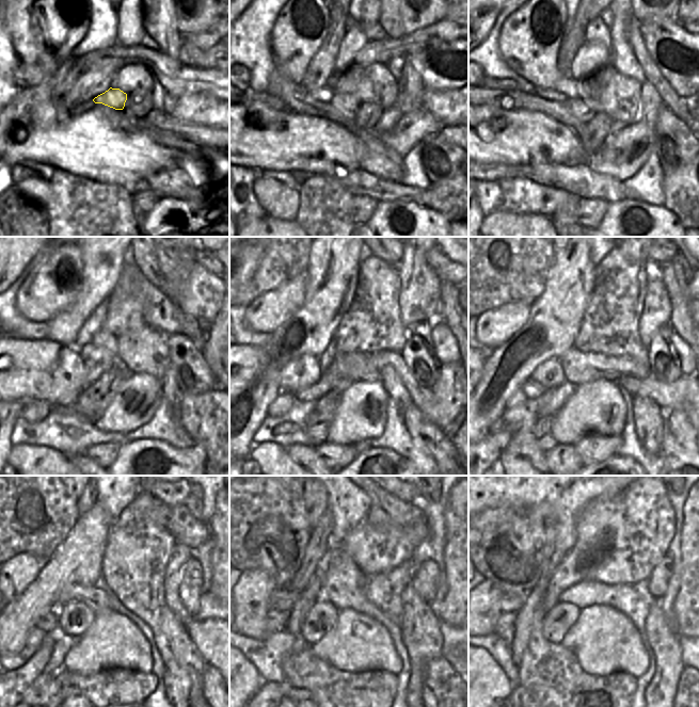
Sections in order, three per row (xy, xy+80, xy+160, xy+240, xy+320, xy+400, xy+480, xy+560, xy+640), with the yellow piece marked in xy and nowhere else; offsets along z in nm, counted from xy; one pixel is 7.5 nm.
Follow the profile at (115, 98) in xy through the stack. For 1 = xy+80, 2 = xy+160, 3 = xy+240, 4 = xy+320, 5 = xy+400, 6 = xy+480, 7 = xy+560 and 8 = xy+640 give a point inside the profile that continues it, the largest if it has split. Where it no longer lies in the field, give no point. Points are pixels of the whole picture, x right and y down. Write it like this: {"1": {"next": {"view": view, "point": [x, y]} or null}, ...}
{"1": {"next": {"view": "xy+80", "point": [347, 105]}}, "2": {"next": {"view": "xy+160", "point": [576, 108]}}, "3": {"next": {"view": "xy+240", "point": [97, 360]}}, "4": {"next": {"view": "xy+320", "point": [331, 375]}}, "5": {"next": {"view": "xy+400", "point": [533, 389]}}, "6": {"next": {"view": "xy+480", "point": [48, 622]}}, "7": {"next": {"view": "xy+560", "point": [275, 621]}}, "8": {"next": {"view": "xy+640", "point": [505, 621]}}}

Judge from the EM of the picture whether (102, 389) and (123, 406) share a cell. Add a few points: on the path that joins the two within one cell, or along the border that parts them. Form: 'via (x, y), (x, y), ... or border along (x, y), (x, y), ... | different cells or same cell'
border along (124, 375), (108, 406), (98, 419) | different cells

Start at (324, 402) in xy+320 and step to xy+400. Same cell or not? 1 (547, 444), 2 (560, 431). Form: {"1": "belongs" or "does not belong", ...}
{"1": "belongs", "2": "does not belong"}

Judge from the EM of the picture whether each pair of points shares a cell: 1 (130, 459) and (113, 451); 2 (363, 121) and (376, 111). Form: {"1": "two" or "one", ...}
{"1": "two", "2": "one"}

